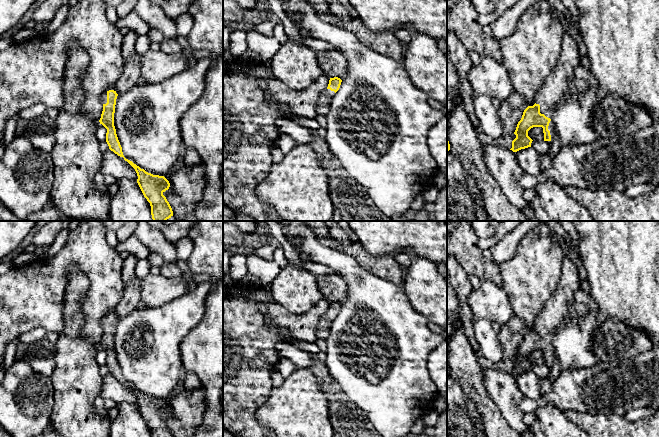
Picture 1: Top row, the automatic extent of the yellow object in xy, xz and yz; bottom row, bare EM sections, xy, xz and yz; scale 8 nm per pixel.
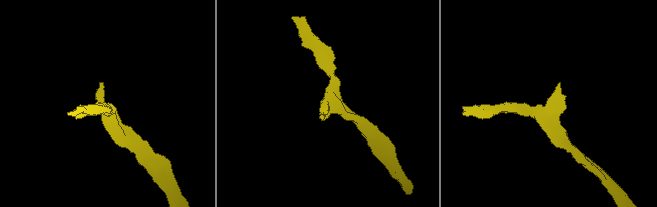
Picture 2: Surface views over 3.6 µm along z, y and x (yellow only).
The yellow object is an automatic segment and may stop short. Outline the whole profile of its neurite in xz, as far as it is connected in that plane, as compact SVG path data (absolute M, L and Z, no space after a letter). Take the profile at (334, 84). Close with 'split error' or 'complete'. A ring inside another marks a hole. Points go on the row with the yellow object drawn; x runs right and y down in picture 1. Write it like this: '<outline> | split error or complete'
M338 77L330 78L328 87L321 93L317 102L316 111L318 115L327 115L328 107L335 93L339 90L341 82L342 80Z | split error

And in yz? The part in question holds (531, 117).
M565 33L562 38L562 50L558 62L536 94L535 104L533 106L528 106L524 110L522 118L518 122L514 132L516 138L512 141L512 148L510 150L517 152L521 149L531 147L533 140L528 136L528 131L533 127L542 127L544 141L551 141L550 132L554 129L554 122L552 120L553 110L556 108L558 103L561 103L564 100L565 95L568 93L570 83L576 78L575 68L579 64L580 54L577 43L572 36Z | split error

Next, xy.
M112 89L102 94L103 111L99 120L106 129L106 142L109 149L123 157L136 171L137 183L151 206L153 221L166 221L173 216L172 208L163 193L169 189L170 183L164 176L153 175L126 159L118 140L114 126L115 105L118 94Z | split error

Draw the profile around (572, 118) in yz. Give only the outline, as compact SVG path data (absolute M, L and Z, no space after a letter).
M588 84L586 89L578 93L569 88L564 100L553 110L554 129L550 135L559 139L561 147L597 141L600 135L592 125L592 111L608 95L599 85Z

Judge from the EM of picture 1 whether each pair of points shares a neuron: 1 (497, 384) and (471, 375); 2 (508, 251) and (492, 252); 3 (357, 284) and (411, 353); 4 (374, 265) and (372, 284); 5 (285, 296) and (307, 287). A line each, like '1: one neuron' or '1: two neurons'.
1: two neurons
2: one neuron
3: one neuron
4: two neurons
5: one neuron

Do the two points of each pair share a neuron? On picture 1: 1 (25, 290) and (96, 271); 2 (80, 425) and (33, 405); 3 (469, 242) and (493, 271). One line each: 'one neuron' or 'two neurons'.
1: one neuron
2: two neurons
3: one neuron

